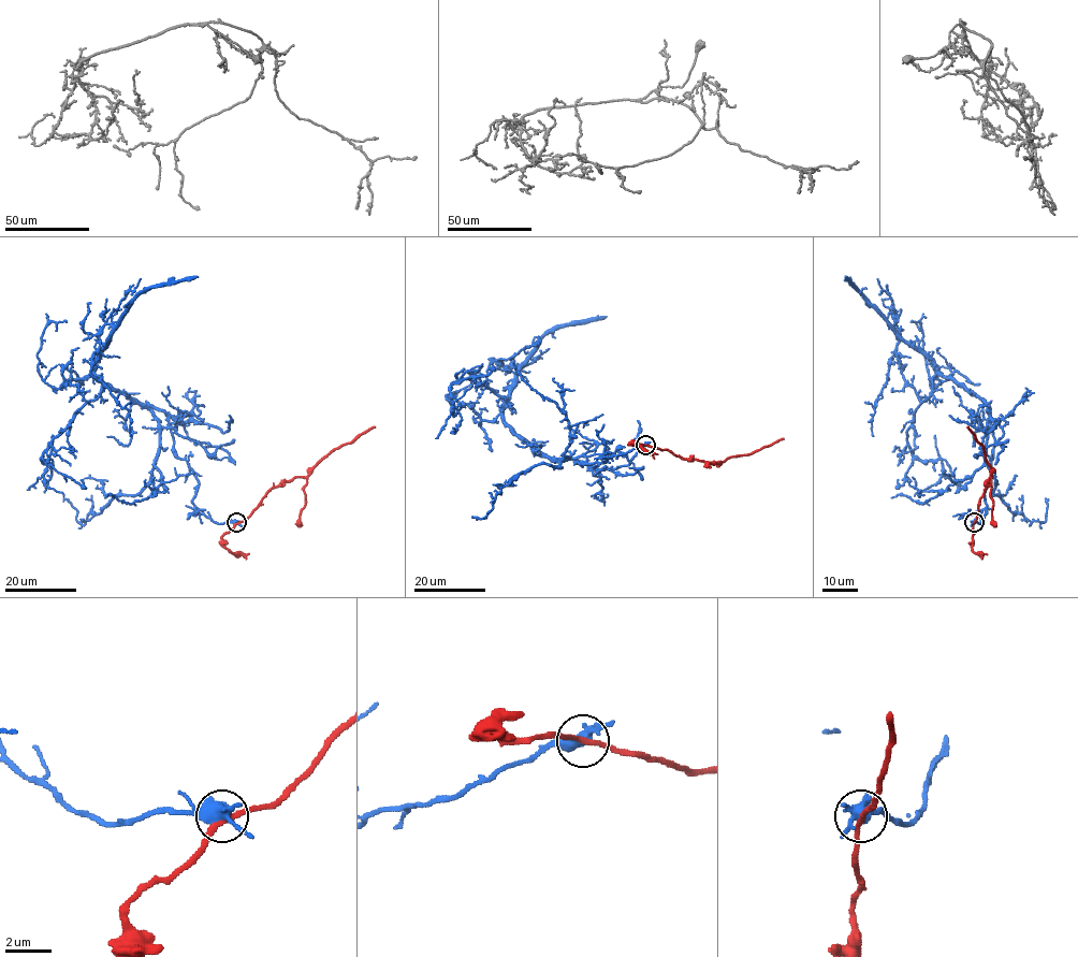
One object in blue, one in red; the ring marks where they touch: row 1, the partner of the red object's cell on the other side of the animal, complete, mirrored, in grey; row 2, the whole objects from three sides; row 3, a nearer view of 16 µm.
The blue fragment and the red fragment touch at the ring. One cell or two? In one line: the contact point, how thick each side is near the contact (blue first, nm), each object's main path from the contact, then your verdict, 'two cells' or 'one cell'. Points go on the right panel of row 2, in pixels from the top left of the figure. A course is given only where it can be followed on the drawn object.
place (974, 522); calibres 480 and 220 nm; course blue (974, 523), (986, 512), (991, 473), (987, 406), (942, 375), (896, 323), (900, 342), (874, 408), (873, 436); course red (974, 523), (991, 469), (984, 447), (966, 428); one cell

